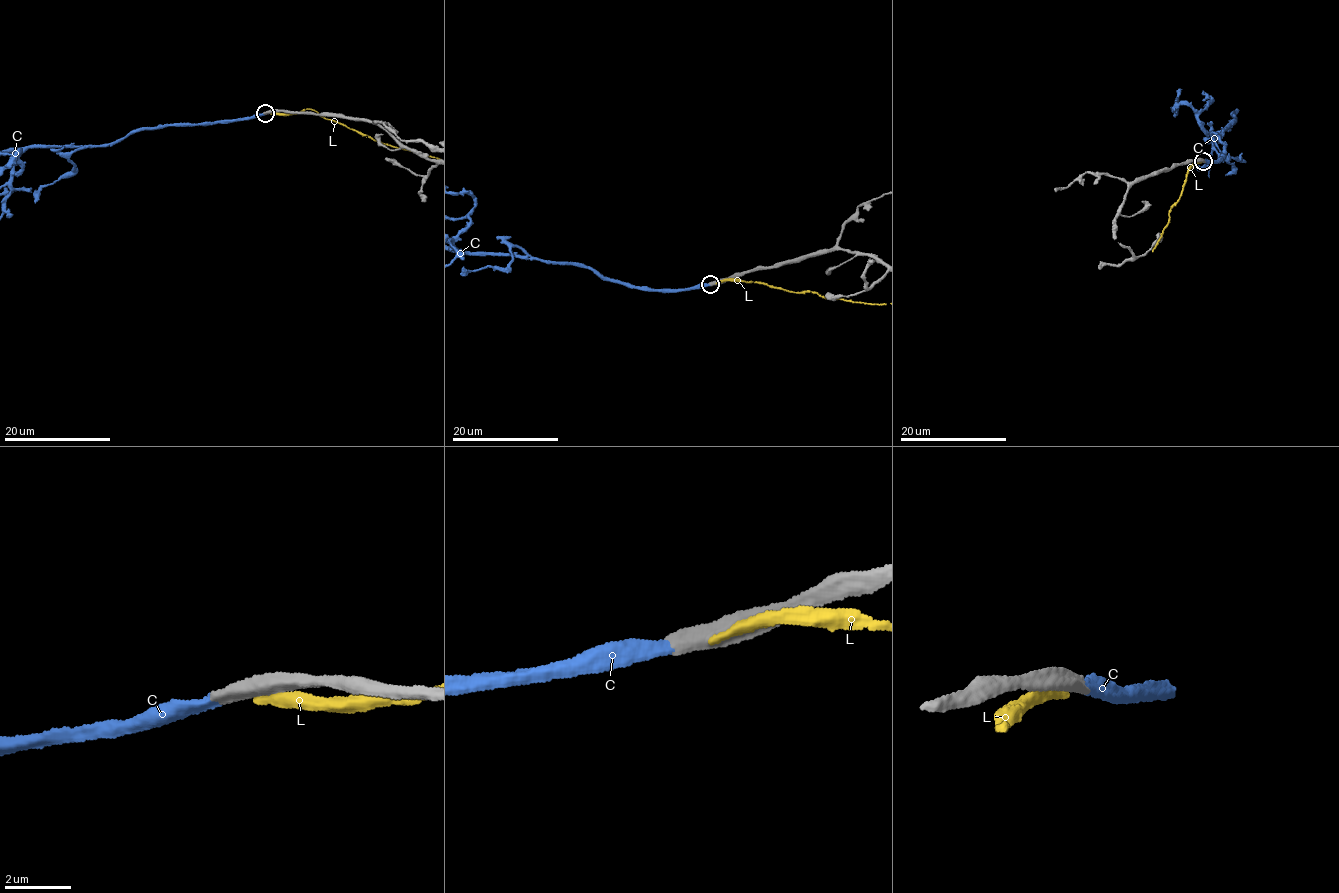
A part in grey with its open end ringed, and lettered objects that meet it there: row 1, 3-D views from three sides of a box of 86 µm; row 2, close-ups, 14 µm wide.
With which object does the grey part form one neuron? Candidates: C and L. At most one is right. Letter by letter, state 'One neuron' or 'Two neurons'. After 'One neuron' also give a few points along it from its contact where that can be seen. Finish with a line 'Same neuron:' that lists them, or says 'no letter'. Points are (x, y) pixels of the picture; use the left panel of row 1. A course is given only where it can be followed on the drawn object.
C: One neuron
L: Two neurons
Same neuron: C

